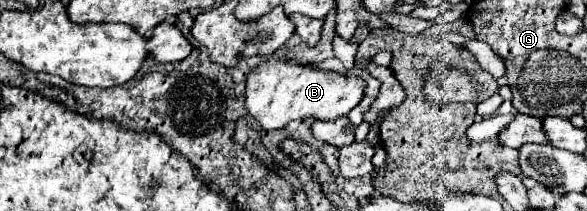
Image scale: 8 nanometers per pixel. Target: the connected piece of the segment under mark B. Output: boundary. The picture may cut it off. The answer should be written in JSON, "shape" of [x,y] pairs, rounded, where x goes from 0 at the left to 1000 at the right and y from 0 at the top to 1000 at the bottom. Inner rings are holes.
{"shape":[[[458,275],[455,294],[445,294],[438,322],[431,322],[424,351],[417,502],[424,540],[445,578],[451,616],[486,607],[496,569],[520,569],[533,550],[540,559],[530,597],[533,645],[547,673],[560,673],[581,701],[584,682],[601,673],[605,597],[595,578],[591,540],[615,483],[618,436],[622,379],[612,360],[547,341],[530,313],[516,313],[496,275]]]}

